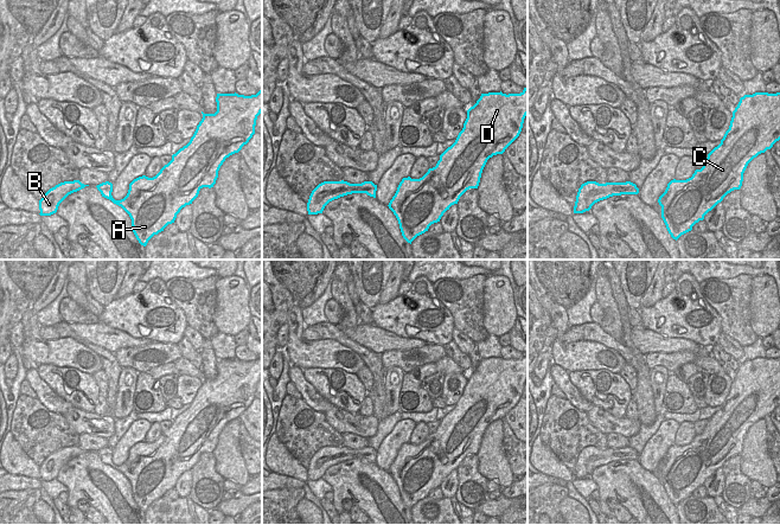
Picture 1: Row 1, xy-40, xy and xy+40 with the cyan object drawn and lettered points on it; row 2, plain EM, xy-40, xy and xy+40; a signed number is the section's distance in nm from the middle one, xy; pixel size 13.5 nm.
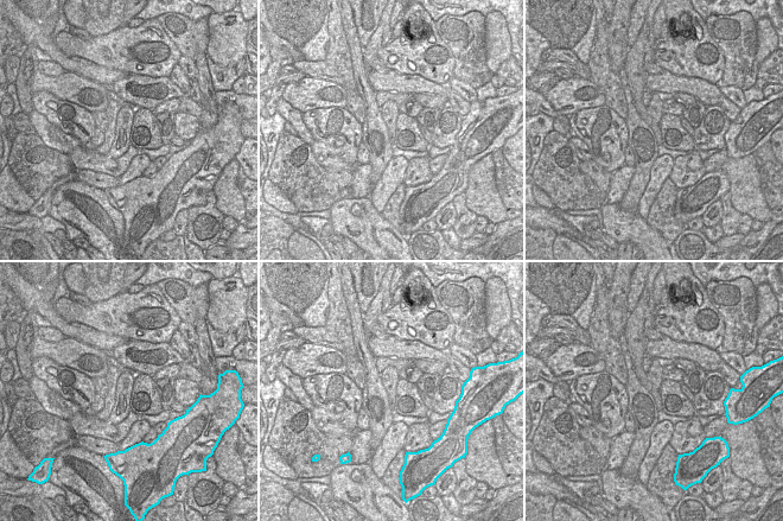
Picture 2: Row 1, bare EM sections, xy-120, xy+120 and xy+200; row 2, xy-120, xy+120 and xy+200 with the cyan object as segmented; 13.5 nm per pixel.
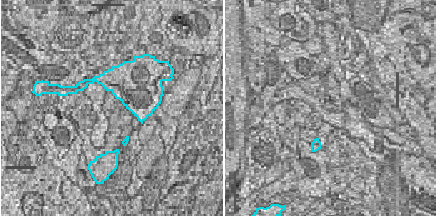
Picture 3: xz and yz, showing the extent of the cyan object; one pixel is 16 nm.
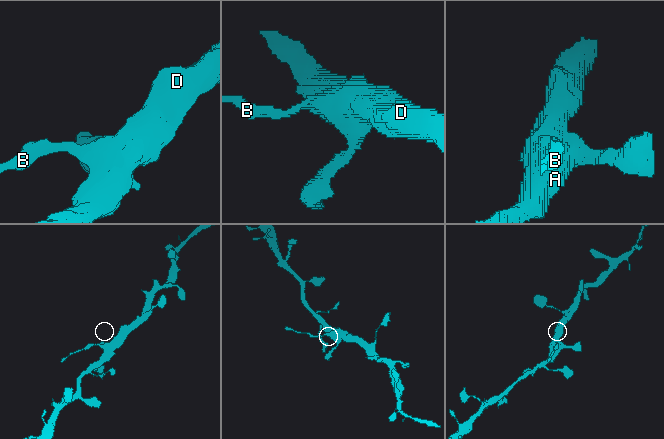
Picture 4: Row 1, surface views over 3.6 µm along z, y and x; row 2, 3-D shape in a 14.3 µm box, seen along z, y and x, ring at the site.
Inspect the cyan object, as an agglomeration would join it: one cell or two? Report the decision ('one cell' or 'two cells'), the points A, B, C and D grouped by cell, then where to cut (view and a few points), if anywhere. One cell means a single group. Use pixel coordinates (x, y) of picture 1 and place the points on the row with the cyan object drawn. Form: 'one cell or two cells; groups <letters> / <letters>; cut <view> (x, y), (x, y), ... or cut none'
two cells; groups A C D / B; cut xy-40 (112, 185), (101, 193)

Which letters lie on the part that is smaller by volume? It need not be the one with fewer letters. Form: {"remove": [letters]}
{"remove": ["B"]}

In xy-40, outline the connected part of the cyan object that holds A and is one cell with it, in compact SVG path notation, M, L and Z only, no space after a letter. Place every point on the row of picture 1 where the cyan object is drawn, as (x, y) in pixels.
M262 90L256 95L217 94L217 111L203 114L203 119L190 142L172 155L172 160L160 172L148 178L146 175L134 179L129 184L127 196L115 200L111 196L113 186L104 188L102 197L121 206L130 217L133 232L143 247L164 229L174 223L183 207L192 204L203 187L213 187L218 171L226 158L238 153L255 134L257 116L262 113Z

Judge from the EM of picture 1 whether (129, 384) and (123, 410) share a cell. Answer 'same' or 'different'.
same

